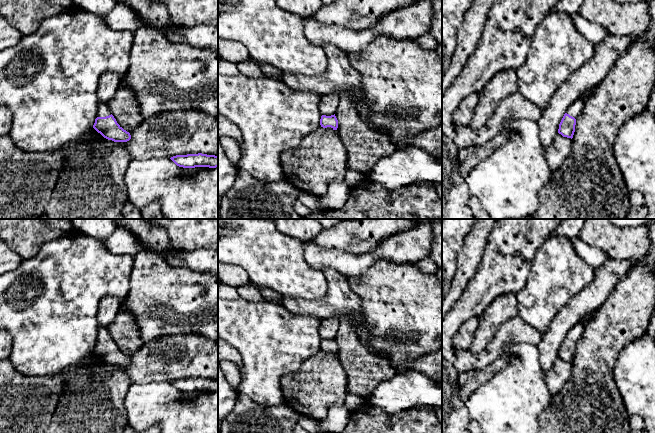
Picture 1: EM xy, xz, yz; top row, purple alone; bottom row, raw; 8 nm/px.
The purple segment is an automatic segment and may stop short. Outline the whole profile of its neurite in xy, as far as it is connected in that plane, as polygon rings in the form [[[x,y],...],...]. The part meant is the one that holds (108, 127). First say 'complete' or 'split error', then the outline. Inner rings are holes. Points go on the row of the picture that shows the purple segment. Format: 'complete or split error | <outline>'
split error | [[[98,100],[97,118],[93,128],[104,138],[114,142],[127,142],[131,139],[130,133],[117,123],[108,105],[100,100]]]

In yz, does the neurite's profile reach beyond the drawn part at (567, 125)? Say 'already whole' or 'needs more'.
needs more

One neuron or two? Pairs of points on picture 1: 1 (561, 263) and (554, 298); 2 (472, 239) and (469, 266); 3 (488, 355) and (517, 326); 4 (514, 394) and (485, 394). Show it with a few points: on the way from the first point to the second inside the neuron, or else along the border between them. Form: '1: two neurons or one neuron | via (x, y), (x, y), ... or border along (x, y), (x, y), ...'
1: one neuron | via (557, 272), (554, 279), (554, 289)
2: one neuron | via (472, 246), (472, 253), (469, 259)
3: one neuron | via (495, 348), (510, 333)
4: one neuron | via (507, 394), (492, 394)

